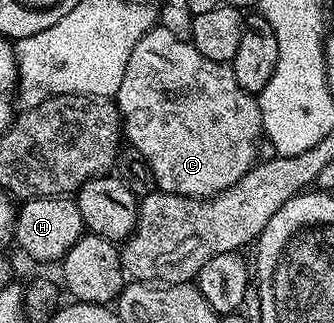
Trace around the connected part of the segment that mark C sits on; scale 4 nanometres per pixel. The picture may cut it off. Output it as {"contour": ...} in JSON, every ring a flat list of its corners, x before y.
{"contour":[[155,25,132,48,116,101,122,113,125,141,148,160,157,189,187,194,189,198,214,197,242,179,257,163,258,138,260,142,263,137,257,97,237,83,233,65,200,56,193,42,176,40,160,25]]}

